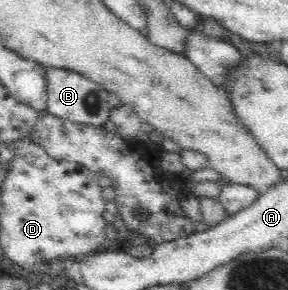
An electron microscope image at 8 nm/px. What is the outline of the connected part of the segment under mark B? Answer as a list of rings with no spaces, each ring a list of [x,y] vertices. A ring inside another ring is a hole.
[[[44,67],[47,110],[53,116],[70,120],[77,124],[90,124],[103,127],[109,120],[113,108],[109,104],[109,92],[100,84],[89,80],[85,75],[64,68]]]

